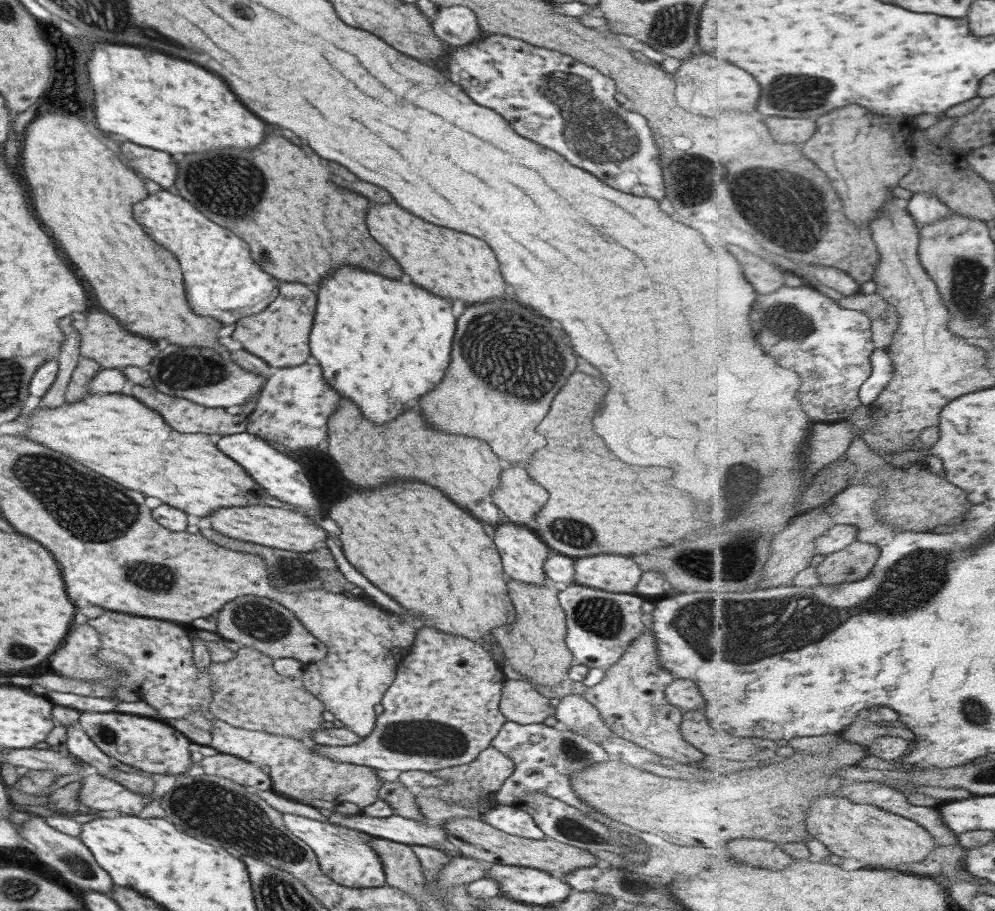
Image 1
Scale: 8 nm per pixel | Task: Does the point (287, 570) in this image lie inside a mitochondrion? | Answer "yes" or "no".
yes

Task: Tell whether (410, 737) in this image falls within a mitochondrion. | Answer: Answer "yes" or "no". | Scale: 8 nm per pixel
yes

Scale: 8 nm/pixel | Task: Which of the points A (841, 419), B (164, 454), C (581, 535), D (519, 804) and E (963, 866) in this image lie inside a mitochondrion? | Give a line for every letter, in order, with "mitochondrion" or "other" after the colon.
A: other
B: other
C: mitochondrion
D: other
E: other

